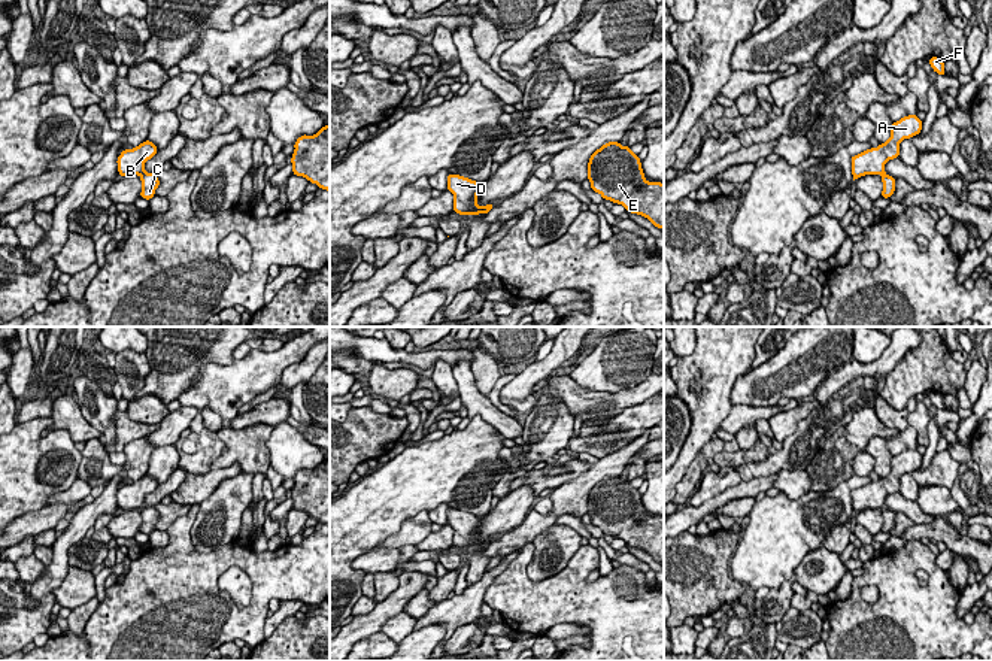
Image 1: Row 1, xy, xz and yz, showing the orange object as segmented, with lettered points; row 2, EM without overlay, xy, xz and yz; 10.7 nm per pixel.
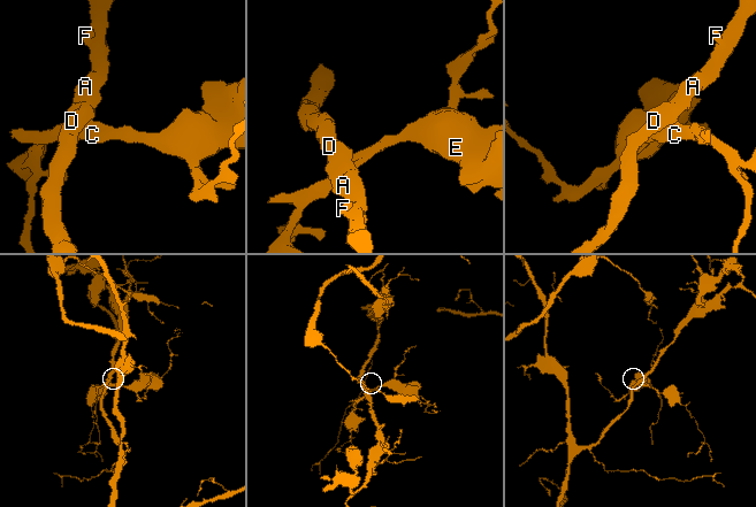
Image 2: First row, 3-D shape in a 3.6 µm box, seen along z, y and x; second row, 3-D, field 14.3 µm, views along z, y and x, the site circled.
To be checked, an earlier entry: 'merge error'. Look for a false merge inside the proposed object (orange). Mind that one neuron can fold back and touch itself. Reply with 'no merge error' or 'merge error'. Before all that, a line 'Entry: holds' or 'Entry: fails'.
Entry: holds
merge error

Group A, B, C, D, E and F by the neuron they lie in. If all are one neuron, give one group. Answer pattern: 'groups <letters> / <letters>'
groups A B D F / C E

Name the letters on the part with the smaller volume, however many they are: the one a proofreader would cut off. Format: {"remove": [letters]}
{"remove": ["C", "E"]}

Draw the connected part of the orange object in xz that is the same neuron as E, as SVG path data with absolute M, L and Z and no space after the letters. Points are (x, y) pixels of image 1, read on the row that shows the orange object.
M607 142L597 149L589 157L588 181L604 200L622 204L627 212L664 228L664 184L646 181L641 161L630 146Z

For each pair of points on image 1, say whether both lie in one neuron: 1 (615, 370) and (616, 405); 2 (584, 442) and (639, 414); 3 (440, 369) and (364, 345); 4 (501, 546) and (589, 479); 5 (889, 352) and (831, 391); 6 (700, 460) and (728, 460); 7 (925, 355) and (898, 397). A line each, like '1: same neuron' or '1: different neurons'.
1: different neurons
2: same neuron
3: different neurons
4: same neuron
5: same neuron
6: different neurons
7: same neuron

